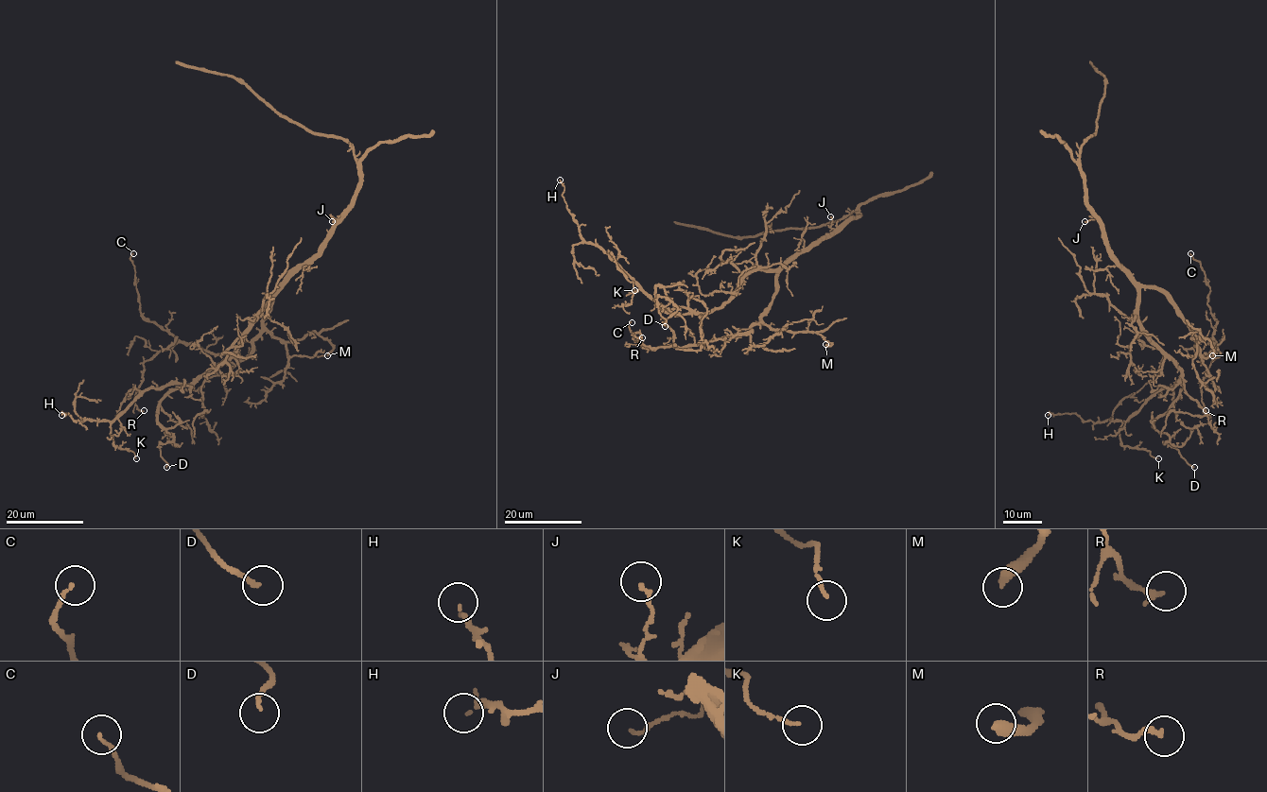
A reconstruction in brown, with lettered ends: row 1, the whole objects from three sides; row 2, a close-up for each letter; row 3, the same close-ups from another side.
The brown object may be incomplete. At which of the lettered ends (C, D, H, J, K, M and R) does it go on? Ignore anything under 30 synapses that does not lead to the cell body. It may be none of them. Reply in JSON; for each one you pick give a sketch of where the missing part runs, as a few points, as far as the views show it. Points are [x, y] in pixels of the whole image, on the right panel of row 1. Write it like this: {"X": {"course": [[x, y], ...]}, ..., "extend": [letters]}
{"extend": []}

